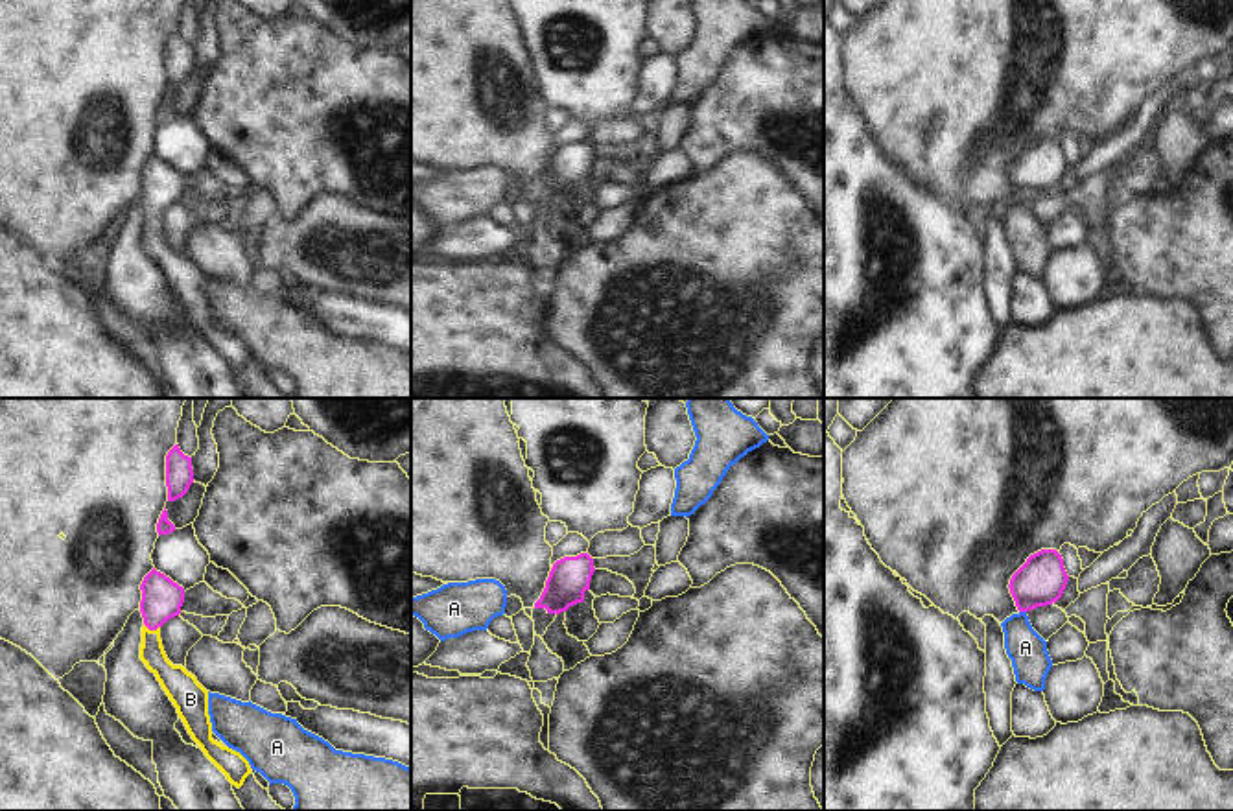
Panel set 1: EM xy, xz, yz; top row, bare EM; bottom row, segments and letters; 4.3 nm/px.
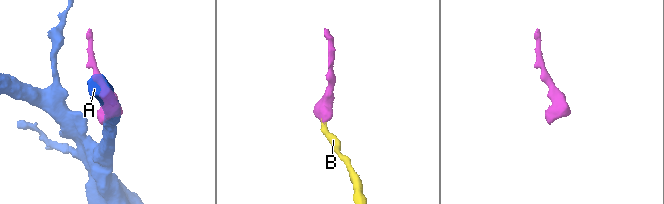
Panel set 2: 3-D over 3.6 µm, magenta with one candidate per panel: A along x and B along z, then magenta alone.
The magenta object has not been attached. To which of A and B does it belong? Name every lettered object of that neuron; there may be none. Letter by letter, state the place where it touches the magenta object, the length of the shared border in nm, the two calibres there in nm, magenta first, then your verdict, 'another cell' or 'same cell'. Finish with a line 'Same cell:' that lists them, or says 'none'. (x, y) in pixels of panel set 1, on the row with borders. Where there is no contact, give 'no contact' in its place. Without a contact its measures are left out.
A: yz (1023, 611) | 30 nm | 220/170 nm | another cell
B: xy (152, 629) | 70 nm | 180/140 nm | same cell
Same cell: B

